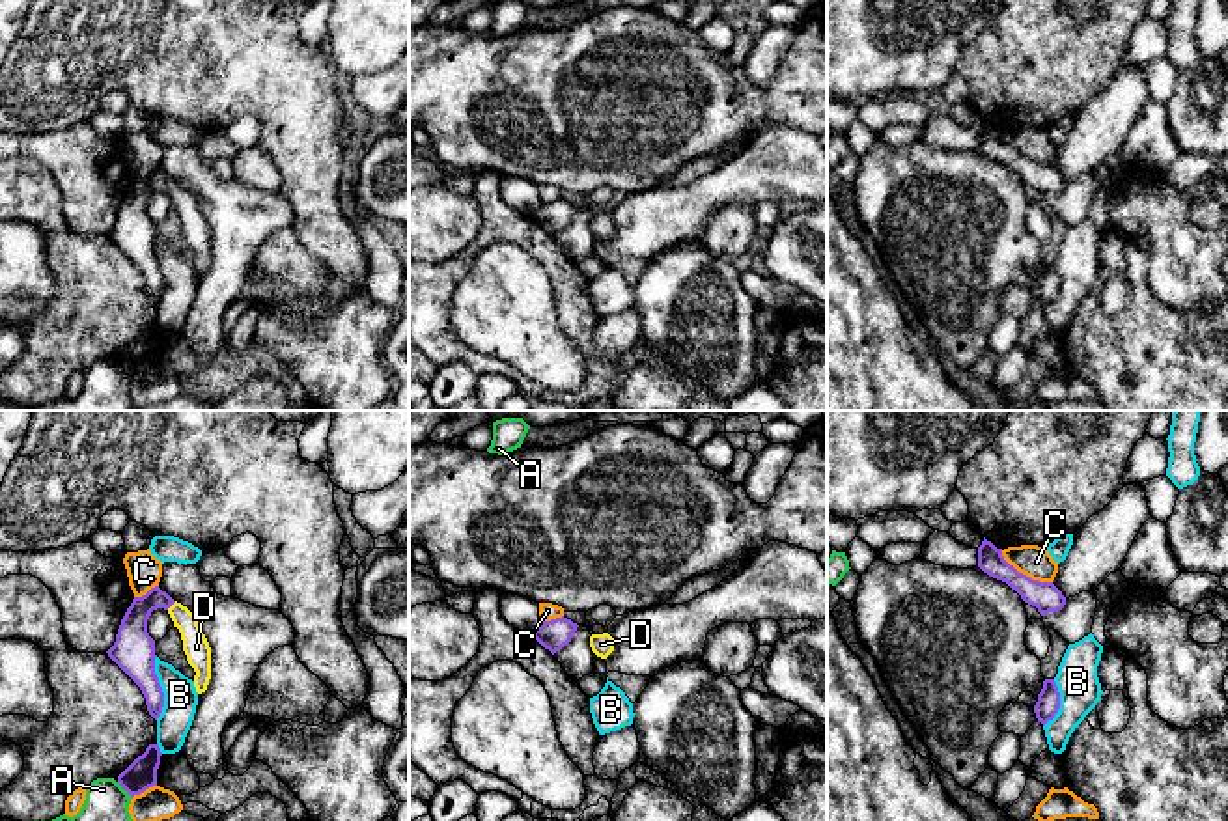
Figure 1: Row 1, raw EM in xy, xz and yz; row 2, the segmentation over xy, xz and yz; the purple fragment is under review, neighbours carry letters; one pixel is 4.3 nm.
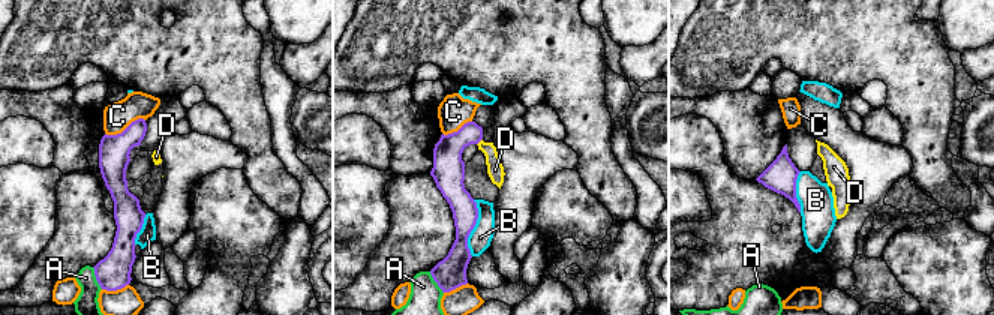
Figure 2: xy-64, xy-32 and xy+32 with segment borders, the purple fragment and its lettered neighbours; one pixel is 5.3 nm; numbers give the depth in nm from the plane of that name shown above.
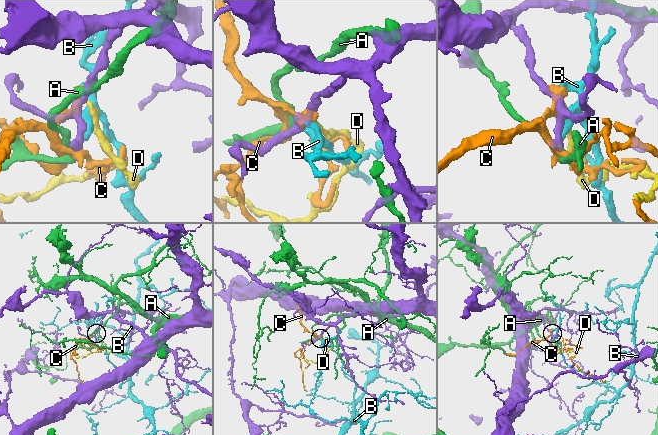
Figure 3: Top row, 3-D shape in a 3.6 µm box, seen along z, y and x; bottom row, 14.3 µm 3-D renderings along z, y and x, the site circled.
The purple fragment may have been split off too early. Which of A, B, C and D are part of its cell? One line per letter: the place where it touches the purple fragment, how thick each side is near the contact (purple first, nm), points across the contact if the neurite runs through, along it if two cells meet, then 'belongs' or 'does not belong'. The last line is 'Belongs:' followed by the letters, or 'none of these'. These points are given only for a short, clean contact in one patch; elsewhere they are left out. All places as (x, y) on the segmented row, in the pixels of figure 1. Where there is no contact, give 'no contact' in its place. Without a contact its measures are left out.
A: meets purple in xy at (124, 788); 140 nm thick on the purple side, 180 nm on the other; does not belong
B: meets purple in xy at (161, 687); 180 nm thick on the purple side, 140 nm on the other; border along xy (155, 655), (155, 676), (163, 693), (163, 711), (157, 719); does not belong
C: meets purple in yz at (1025, 575); 120 nm thick on the purple side, 140 nm on the other; does not belong
D: meets purple in xy at (170, 605); 180 nm thick on the purple side, 110 nm on the other; runs through xy (133, 650), (135, 620), (170, 605), (187, 624), (196, 648); belongs
Belongs: D

